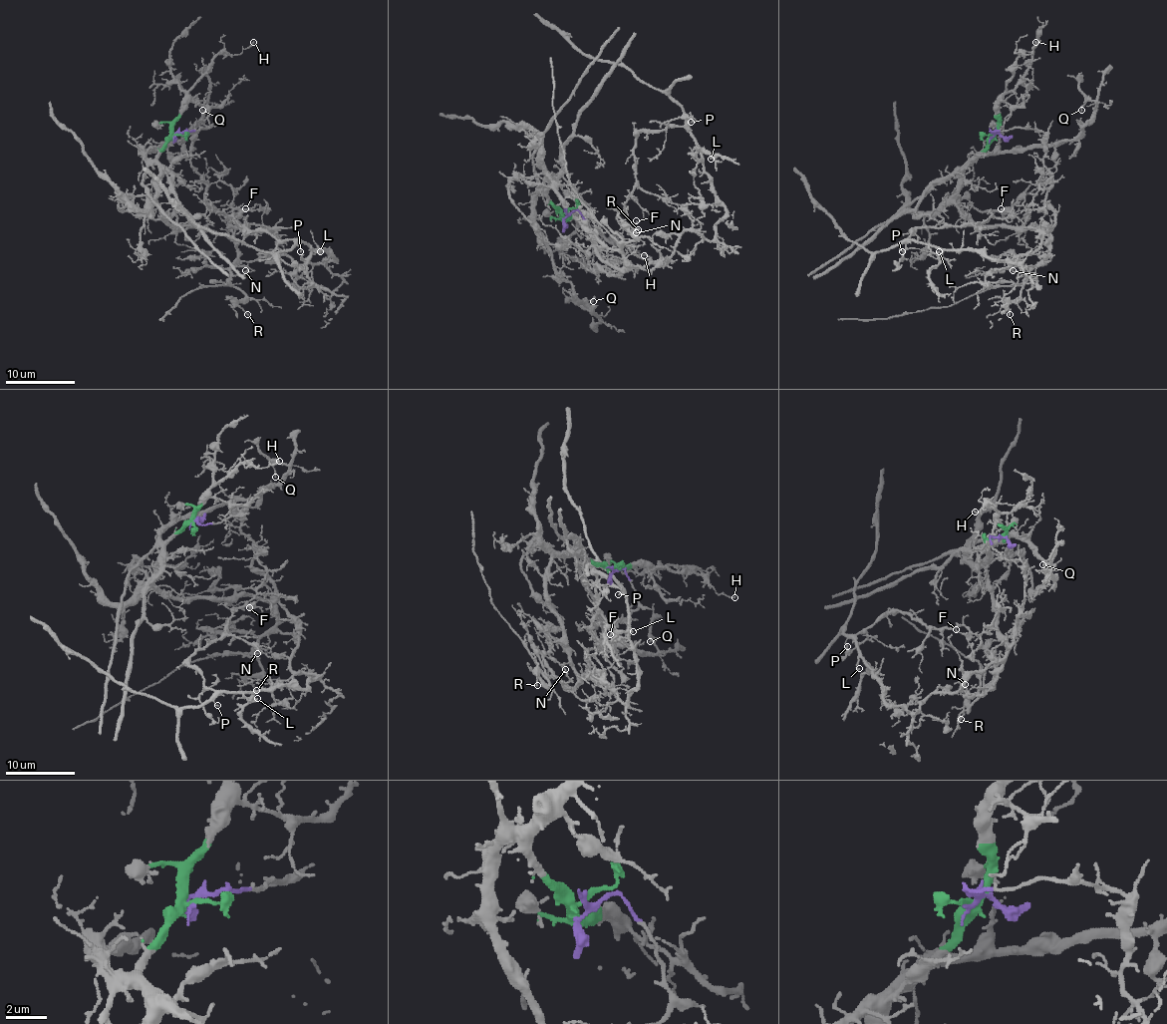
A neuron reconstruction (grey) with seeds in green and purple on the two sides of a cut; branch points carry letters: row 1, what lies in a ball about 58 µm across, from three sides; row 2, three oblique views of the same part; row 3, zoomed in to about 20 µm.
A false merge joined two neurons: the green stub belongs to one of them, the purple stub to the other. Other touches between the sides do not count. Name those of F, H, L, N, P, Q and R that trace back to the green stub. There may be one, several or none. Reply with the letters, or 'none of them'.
H, N, Q, R

